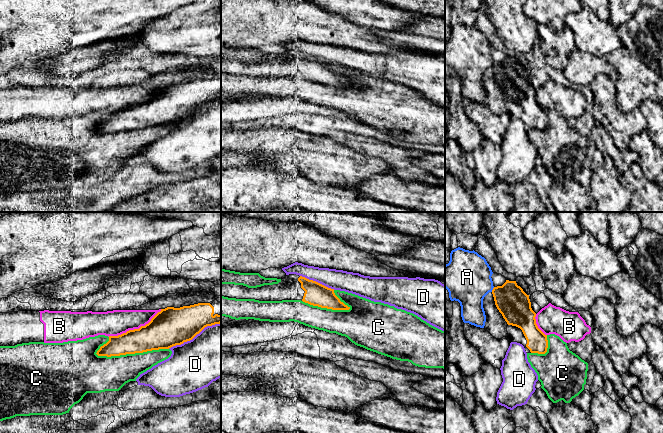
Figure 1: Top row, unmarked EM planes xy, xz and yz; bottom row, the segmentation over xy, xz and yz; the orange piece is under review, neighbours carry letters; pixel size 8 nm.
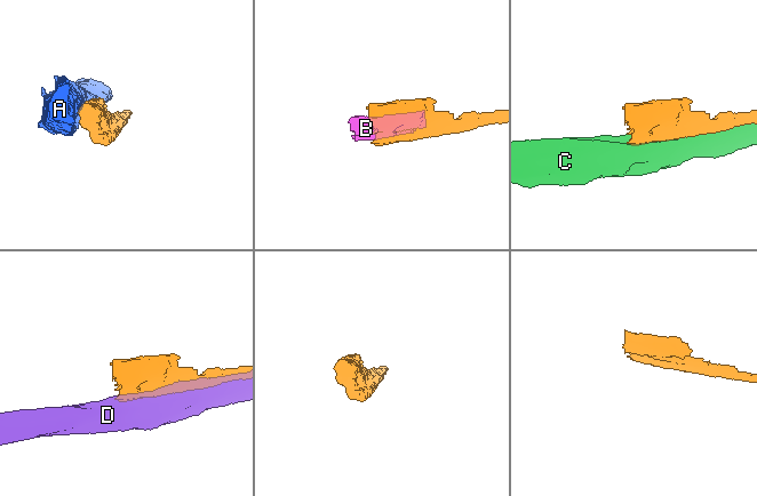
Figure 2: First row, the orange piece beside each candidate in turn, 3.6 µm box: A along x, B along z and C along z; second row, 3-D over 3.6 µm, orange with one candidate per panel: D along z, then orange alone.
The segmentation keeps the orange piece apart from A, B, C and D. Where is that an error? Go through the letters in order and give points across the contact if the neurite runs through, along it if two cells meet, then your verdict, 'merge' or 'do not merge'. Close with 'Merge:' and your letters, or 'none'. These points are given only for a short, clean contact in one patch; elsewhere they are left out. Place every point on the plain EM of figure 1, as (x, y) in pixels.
A: do not merge
B: do not merge
C: do not merge
D: do not merge
Merge: none

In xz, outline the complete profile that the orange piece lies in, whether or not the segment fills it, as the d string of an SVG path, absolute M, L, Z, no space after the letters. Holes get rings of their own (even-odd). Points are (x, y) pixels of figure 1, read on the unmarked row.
M289 50L278 60L248 64L243 61L221 60L221 71L236 75L255 75L259 77L301 76L313 82L332 86L349 86L328 64L305 53Z

